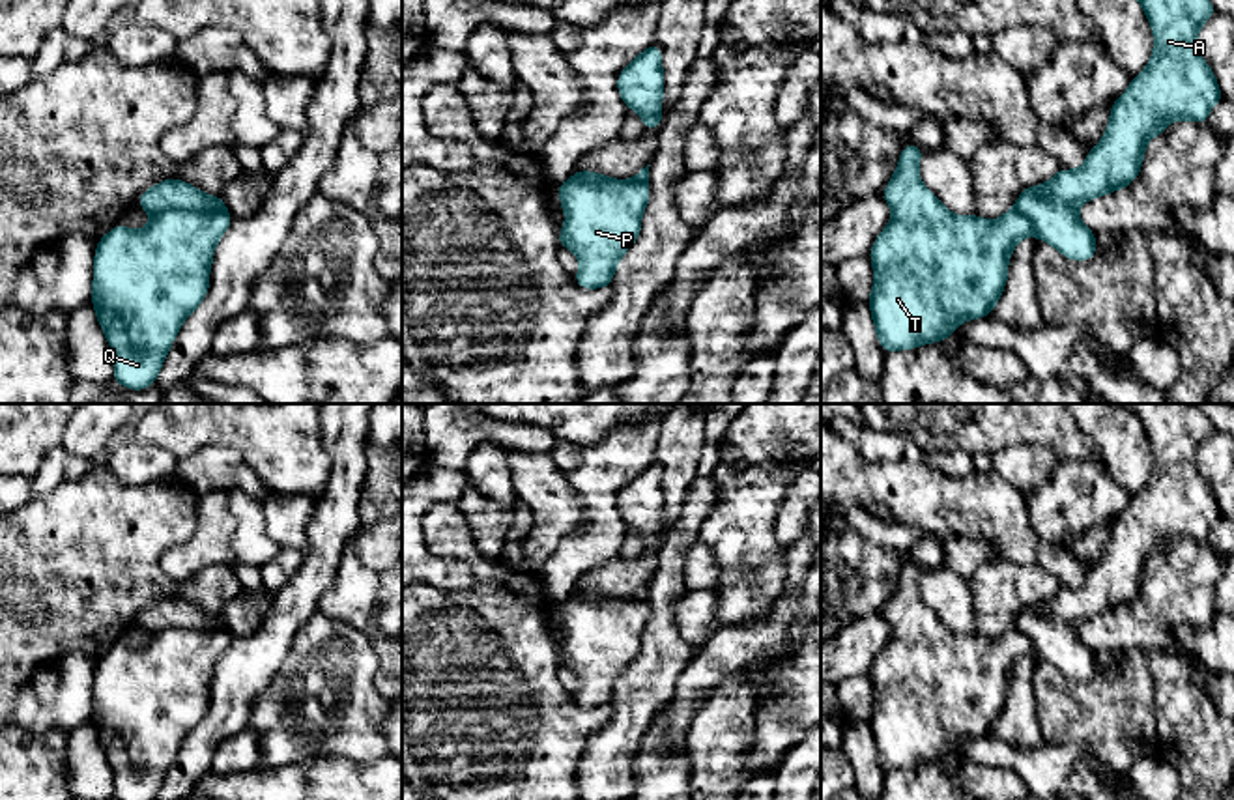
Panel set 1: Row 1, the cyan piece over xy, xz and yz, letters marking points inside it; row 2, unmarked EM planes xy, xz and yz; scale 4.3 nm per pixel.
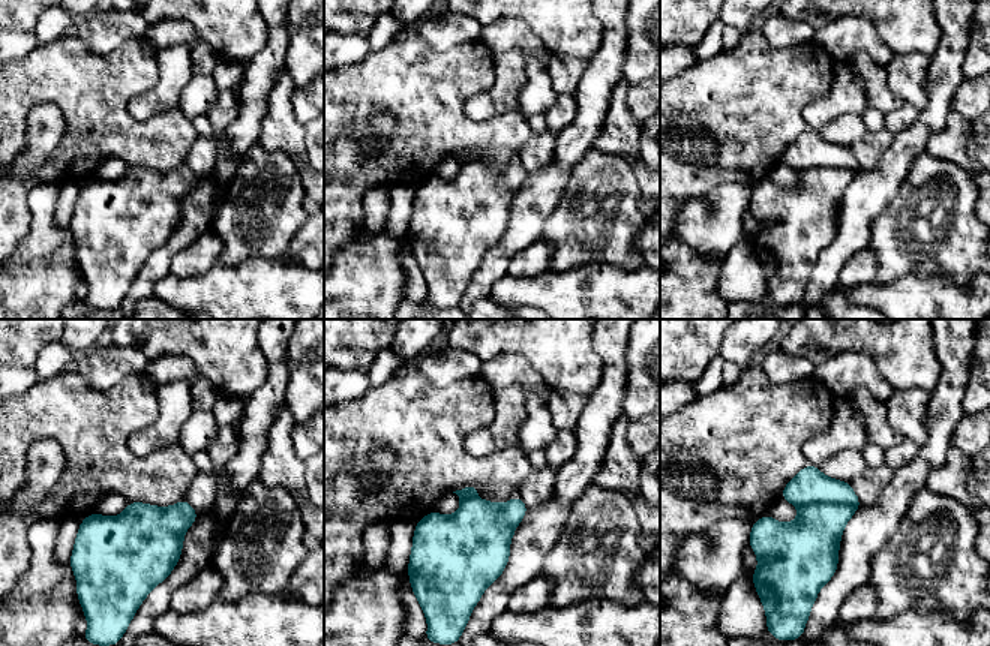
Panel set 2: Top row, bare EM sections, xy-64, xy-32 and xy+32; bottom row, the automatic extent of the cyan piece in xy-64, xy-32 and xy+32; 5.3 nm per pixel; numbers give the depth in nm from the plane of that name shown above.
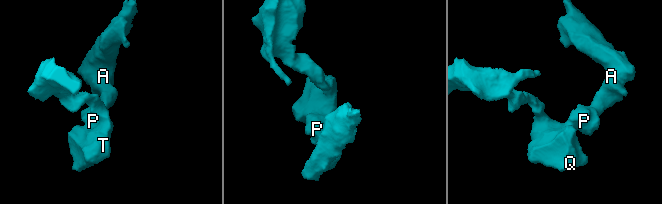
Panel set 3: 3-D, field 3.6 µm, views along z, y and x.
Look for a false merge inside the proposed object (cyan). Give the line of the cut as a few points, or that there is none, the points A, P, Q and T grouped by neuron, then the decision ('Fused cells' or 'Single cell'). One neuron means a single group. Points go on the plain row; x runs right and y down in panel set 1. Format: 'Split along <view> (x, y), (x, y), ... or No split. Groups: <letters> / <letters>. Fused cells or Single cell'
Split along xy (225, 627), (165, 628), (152, 636). Groups: A P / Q T. Fused cells

